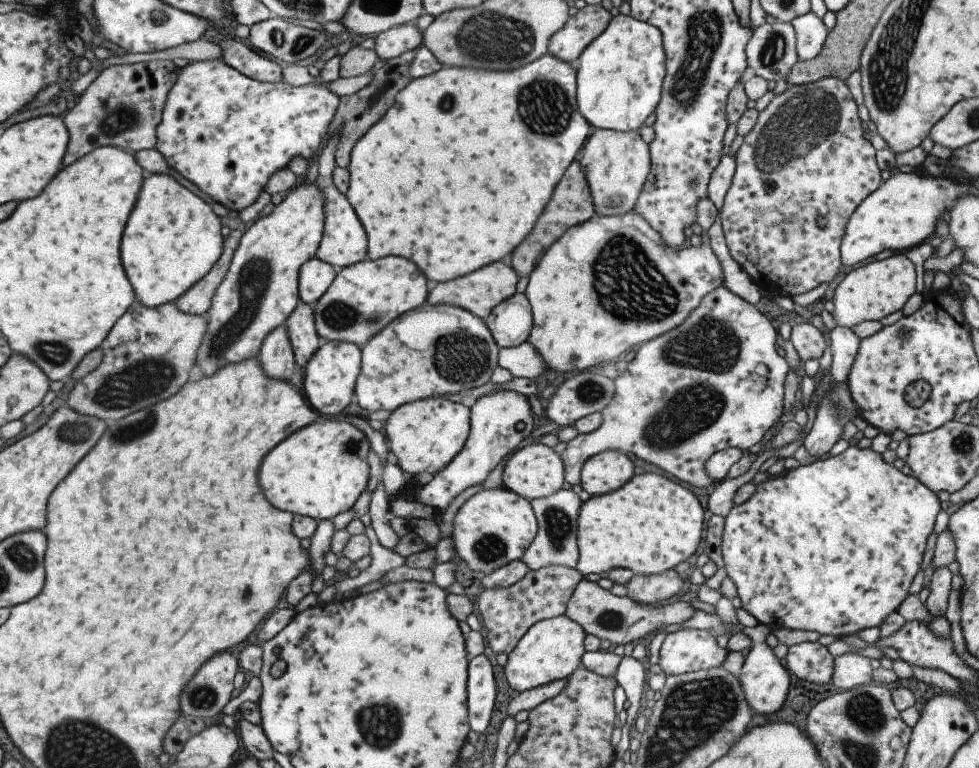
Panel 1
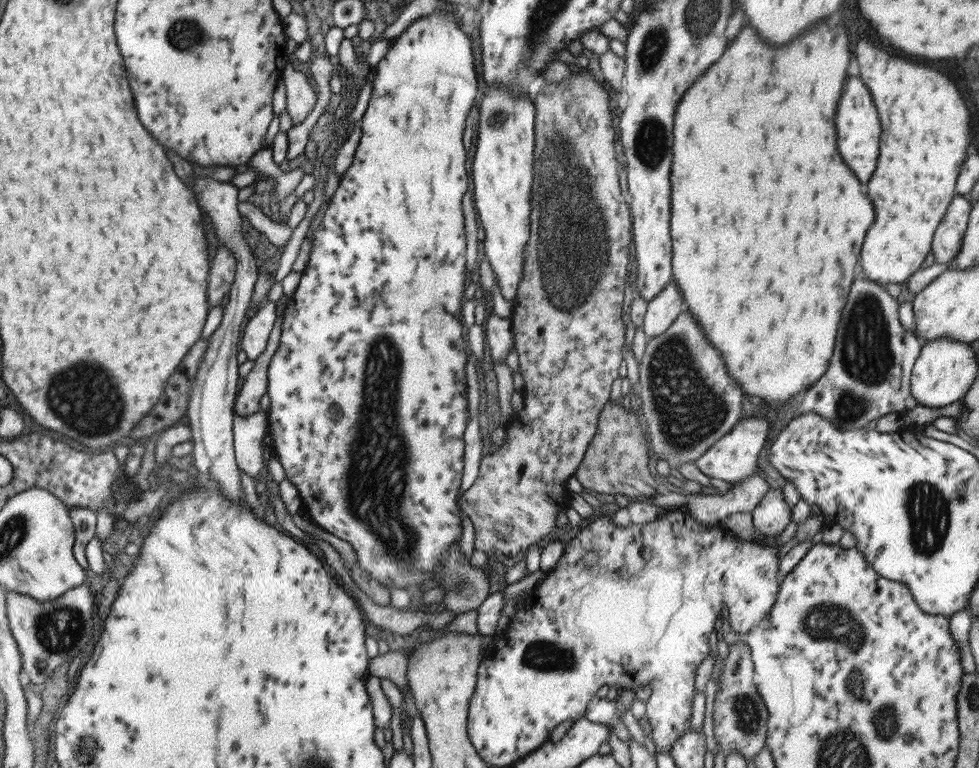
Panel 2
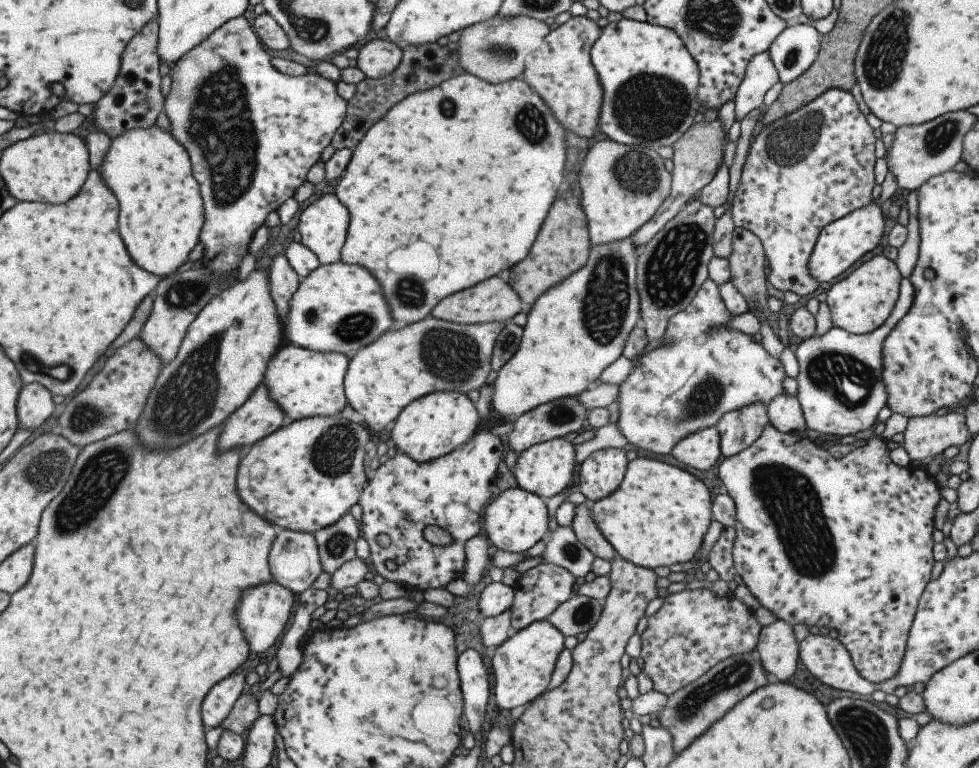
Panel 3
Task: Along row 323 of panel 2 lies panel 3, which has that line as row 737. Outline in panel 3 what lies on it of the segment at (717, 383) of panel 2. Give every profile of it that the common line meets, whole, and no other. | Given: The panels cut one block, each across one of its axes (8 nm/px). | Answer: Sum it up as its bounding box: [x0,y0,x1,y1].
[658,650,767,752]

